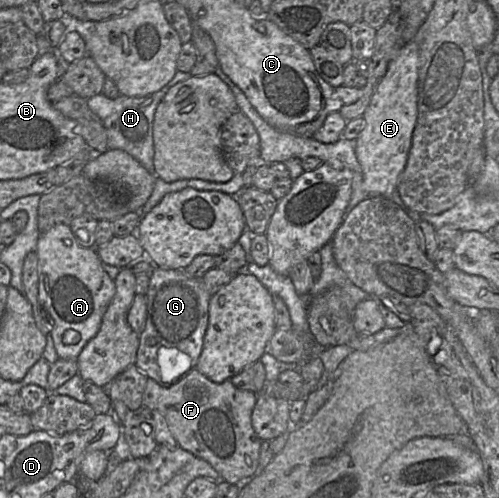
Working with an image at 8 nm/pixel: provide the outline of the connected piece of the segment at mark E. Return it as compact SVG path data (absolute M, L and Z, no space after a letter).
M414 40L407 42L404 47L399 51L397 56L389 63L387 73L385 76L378 82L375 87L374 93L370 99L370 103L367 106L363 117L366 122L364 130L359 134L356 139L356 157L361 166L363 173L363 188L369 195L381 195L389 196L394 191L397 190L398 180L402 172L404 171L409 157L409 152L412 146L412 136L417 123L418 118L418 107L417 107L417 83L418 83L418 69L419 69L419 46Z

